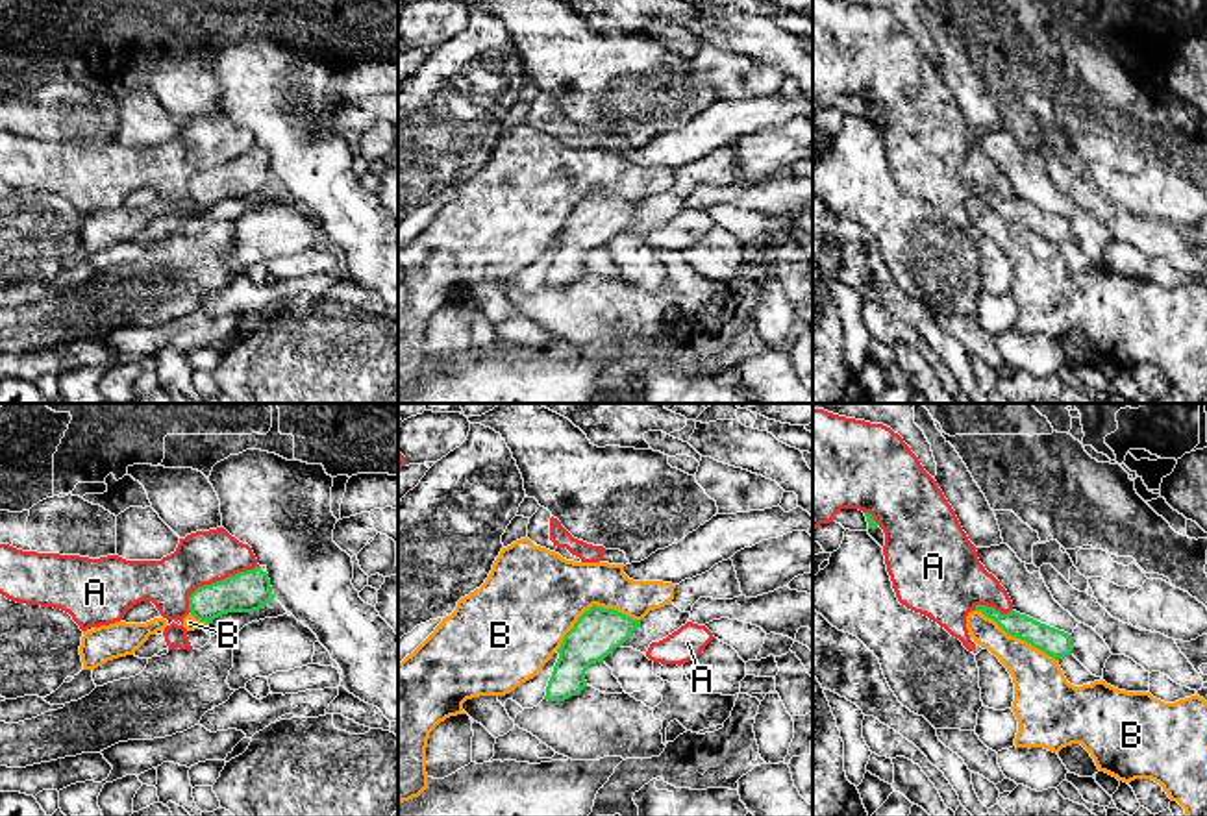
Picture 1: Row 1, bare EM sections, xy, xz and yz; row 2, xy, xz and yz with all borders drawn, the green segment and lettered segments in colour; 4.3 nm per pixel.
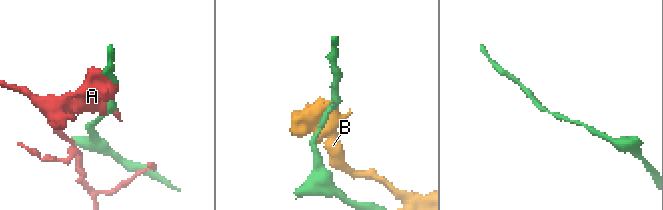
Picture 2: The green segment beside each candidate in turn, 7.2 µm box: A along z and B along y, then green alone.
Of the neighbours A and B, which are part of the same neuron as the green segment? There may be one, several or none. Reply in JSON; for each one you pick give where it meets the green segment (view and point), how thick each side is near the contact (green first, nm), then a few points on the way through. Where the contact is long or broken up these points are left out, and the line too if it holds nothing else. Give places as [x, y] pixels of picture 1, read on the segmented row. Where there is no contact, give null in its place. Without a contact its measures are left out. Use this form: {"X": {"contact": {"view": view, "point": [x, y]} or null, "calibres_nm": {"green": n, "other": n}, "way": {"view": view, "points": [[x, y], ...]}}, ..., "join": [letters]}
{"join": []}

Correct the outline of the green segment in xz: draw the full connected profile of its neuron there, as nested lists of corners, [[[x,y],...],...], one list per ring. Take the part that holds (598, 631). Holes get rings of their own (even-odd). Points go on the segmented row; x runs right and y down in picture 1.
[[[592,605],[585,611],[557,649],[559,659],[548,681],[544,699],[565,701],[581,692],[587,686],[587,668],[604,662],[637,627],[641,627],[641,620],[633,620],[615,609]]]

